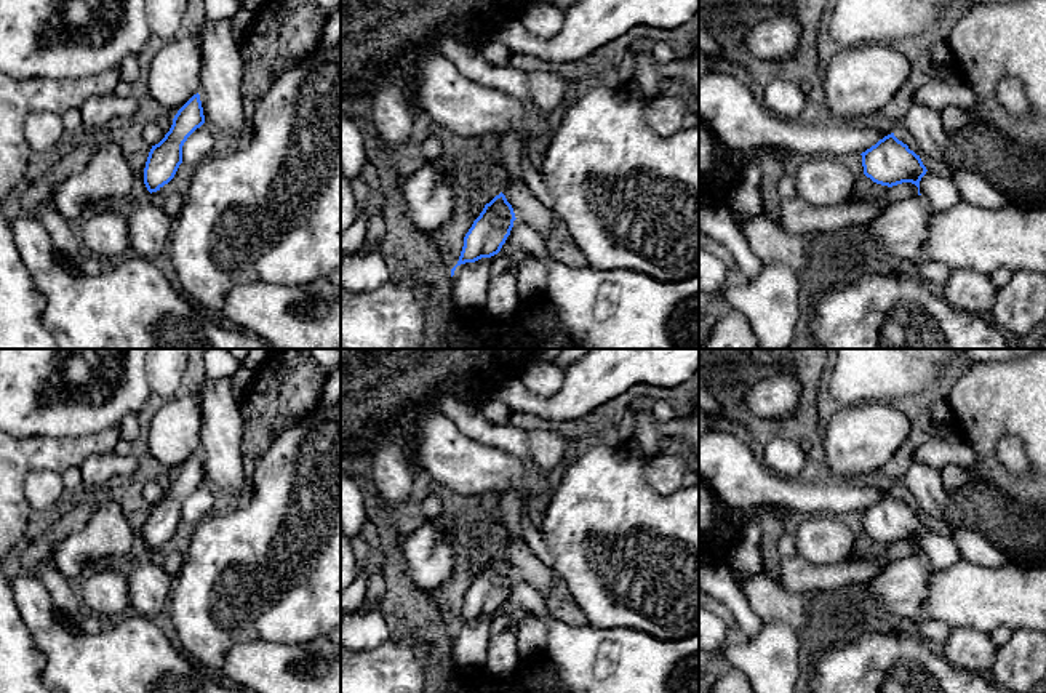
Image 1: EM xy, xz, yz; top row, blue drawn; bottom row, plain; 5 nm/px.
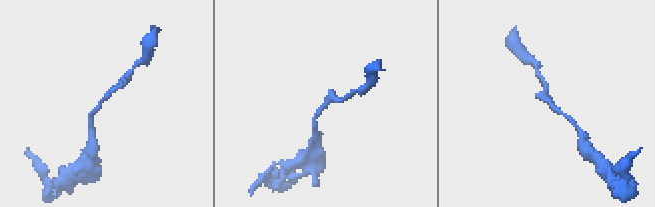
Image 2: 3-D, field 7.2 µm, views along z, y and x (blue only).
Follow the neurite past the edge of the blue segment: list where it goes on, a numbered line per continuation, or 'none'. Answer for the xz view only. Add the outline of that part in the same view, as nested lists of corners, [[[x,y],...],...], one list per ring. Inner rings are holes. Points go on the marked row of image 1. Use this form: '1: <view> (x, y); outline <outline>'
none

